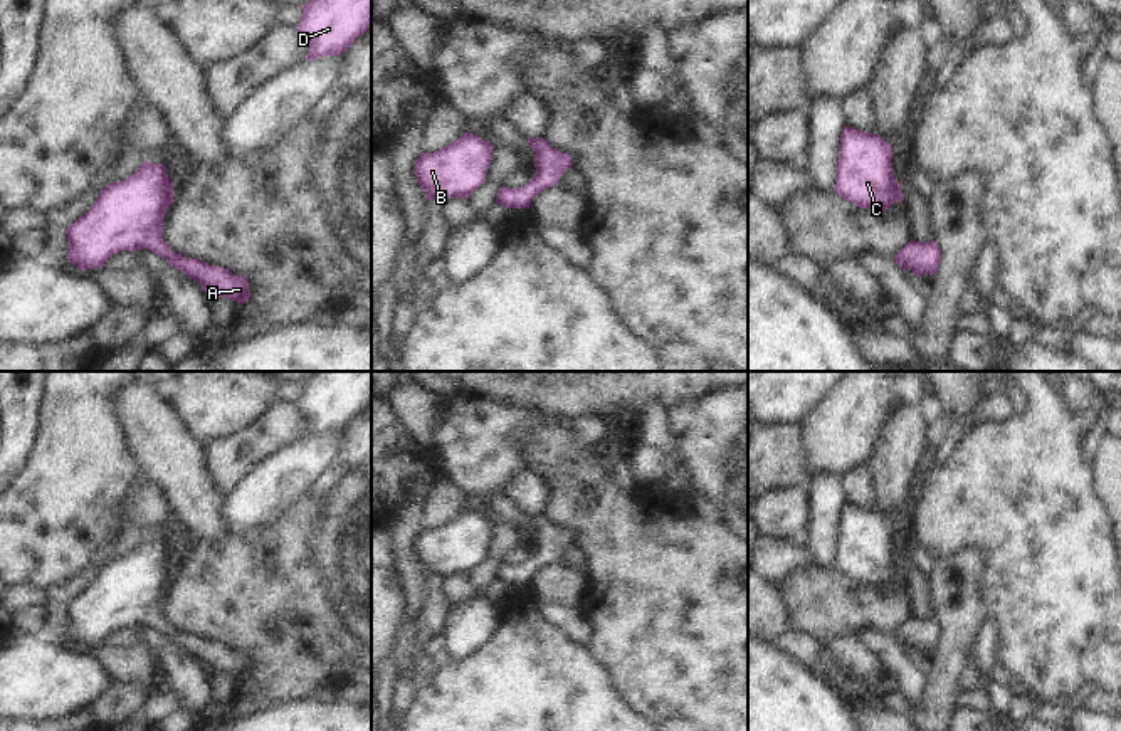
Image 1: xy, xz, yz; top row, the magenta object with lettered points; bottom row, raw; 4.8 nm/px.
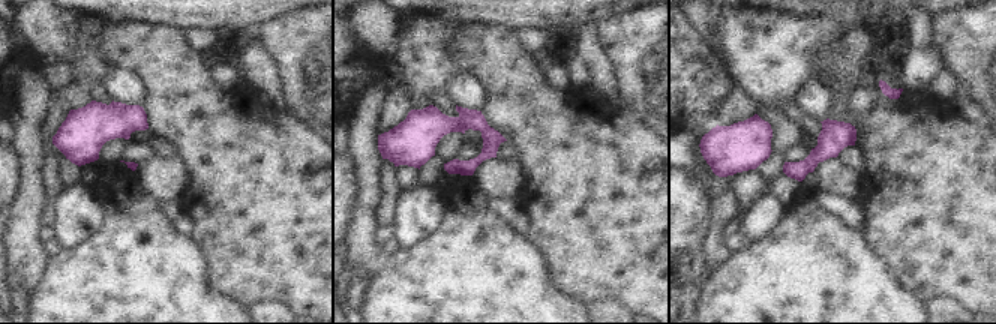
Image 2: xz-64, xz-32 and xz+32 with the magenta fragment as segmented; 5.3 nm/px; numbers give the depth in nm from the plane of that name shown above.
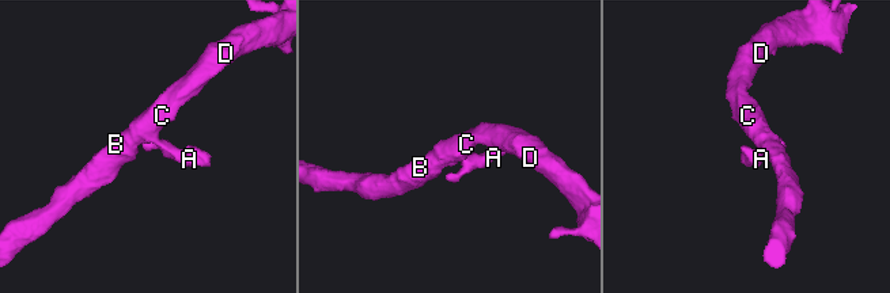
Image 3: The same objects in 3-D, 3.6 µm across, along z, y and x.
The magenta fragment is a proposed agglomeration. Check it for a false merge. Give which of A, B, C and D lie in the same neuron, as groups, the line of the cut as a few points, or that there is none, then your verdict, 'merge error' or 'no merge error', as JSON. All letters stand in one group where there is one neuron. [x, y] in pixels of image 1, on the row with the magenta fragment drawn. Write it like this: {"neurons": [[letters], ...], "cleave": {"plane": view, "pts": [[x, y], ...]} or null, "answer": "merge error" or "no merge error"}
{"neurons": [["A", "B", "C", "D"]], "cleave": null, "answer": "no merge error"}

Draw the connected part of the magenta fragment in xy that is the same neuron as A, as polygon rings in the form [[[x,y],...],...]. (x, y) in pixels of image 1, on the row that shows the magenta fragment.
[[[143,161],[123,181],[103,187],[94,205],[66,229],[67,260],[89,271],[121,250],[148,249],[197,281],[210,297],[234,299],[242,306],[250,297],[245,277],[183,257],[165,242],[161,225],[173,195],[163,163]]]

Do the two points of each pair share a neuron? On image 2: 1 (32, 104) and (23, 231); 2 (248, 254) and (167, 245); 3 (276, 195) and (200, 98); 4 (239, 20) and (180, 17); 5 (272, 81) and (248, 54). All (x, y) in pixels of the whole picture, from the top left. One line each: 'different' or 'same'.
1: same
2: different
3: same
4: same
5: same

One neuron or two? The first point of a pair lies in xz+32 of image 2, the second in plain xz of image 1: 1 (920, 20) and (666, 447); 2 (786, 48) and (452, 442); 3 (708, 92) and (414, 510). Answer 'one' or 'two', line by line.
1: one
2: one
3: two

